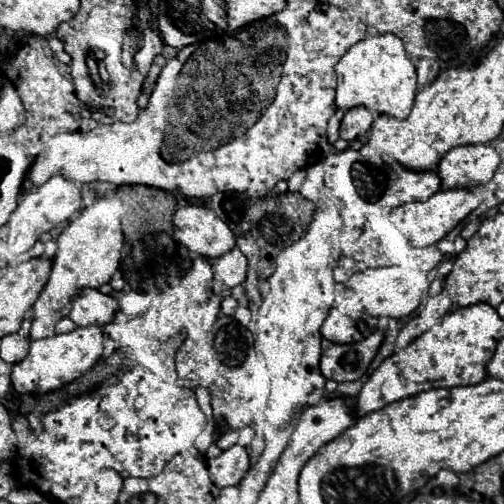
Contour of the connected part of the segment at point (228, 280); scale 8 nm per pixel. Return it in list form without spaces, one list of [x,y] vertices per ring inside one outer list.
[[[234,246],[230,252],[222,254],[218,260],[212,260],[212,270],[218,280],[222,280],[228,288],[234,288],[246,280],[248,258]]]

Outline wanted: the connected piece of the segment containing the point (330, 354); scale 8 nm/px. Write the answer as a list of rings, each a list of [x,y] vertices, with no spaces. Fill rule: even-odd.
[[[374,332],[354,344],[332,344],[322,352],[320,372],[336,382],[352,382],[362,378],[368,372],[370,362],[376,358],[382,340],[384,334]]]

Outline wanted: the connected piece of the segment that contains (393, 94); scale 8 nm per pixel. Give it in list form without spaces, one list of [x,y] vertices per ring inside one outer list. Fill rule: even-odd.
[[[392,32],[366,36],[364,40],[356,42],[338,62],[336,76],[336,106],[342,110],[364,104],[374,112],[406,118],[410,114],[410,108],[414,106],[414,96],[418,88],[416,60],[406,54],[402,40]]]

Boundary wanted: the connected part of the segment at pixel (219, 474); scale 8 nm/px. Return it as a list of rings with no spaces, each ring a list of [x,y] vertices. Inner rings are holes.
[[[234,444],[234,446],[226,448],[218,458],[210,458],[208,470],[210,470],[216,486],[226,488],[226,486],[238,486],[242,476],[250,468],[250,464],[252,464],[252,460],[250,460],[248,450],[240,444]]]

